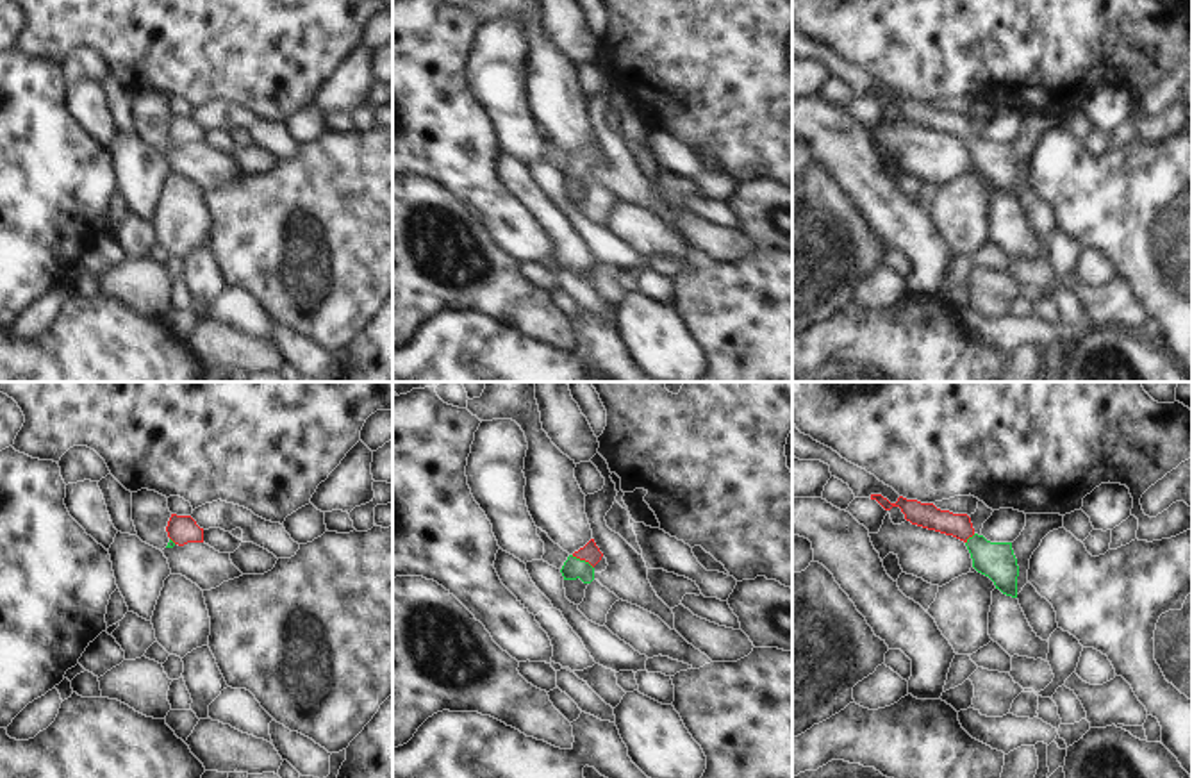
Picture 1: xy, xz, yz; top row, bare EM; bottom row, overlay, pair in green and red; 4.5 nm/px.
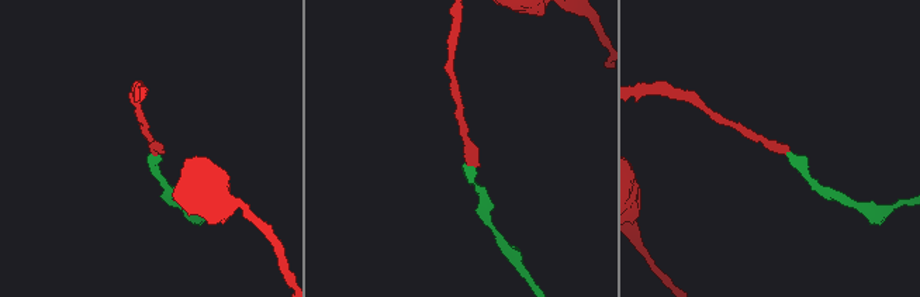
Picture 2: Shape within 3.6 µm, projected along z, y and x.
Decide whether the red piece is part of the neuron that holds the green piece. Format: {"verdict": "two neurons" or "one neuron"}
{"verdict": "one neuron"}

